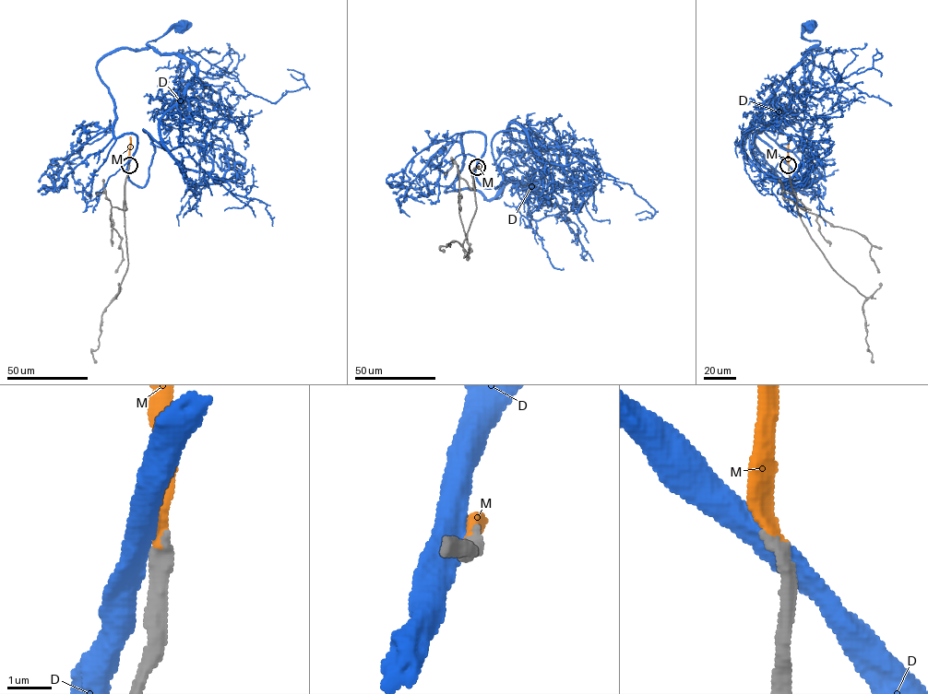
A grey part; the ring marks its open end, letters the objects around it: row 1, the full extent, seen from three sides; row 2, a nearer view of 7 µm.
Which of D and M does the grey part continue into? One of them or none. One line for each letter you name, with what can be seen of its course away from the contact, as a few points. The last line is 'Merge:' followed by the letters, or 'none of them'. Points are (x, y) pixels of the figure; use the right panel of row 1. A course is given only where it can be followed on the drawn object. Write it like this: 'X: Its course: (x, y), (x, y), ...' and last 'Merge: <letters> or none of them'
M: Its course: (789, 165), (788, 136)
Merge: M

